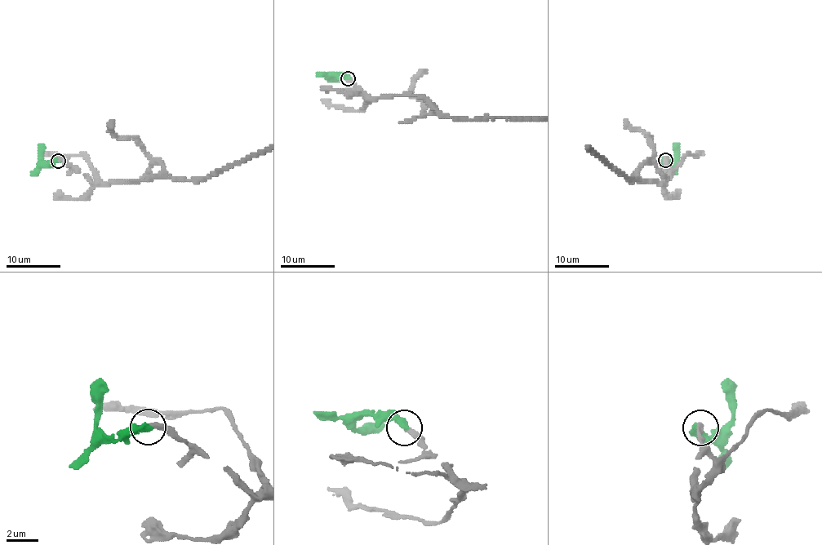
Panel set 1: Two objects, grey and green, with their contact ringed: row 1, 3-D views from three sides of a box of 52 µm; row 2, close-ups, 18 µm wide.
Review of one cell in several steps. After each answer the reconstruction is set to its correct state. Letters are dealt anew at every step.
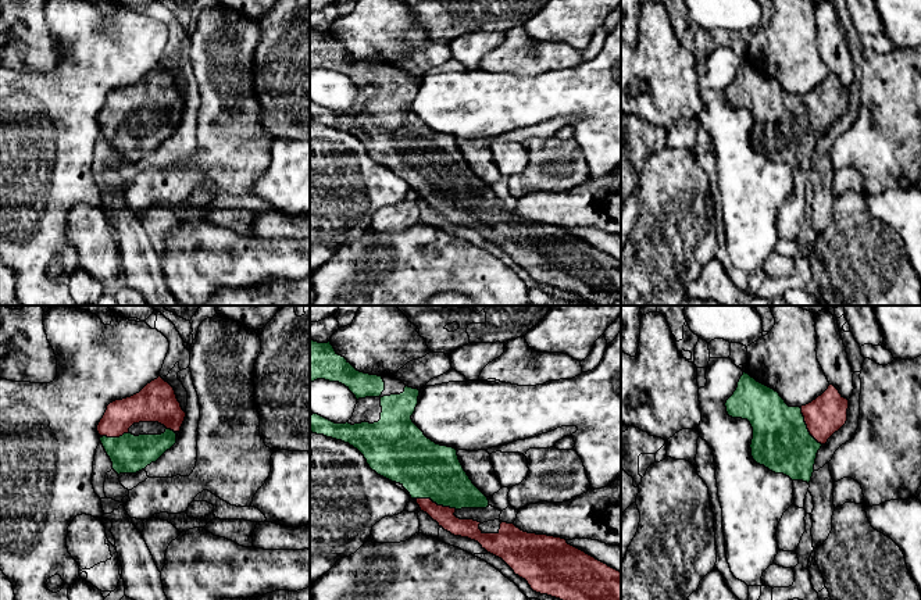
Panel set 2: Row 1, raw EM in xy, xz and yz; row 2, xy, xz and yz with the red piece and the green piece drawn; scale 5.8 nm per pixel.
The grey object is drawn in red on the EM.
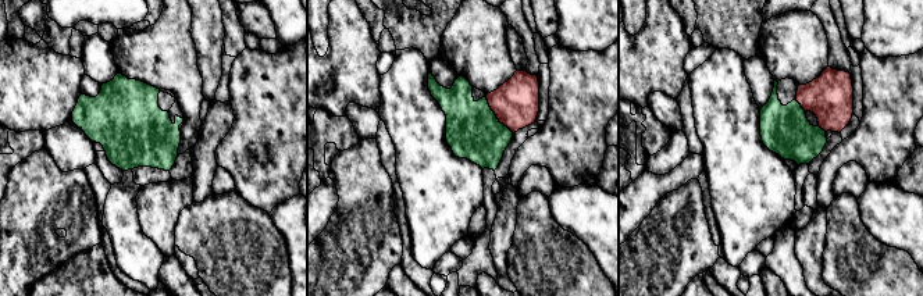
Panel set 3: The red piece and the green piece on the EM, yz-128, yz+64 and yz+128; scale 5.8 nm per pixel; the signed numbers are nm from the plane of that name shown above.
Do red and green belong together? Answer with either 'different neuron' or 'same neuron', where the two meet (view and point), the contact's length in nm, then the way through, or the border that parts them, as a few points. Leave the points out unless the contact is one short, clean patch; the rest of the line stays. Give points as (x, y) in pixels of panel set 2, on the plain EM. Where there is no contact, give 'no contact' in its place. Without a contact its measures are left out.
same neuron; contact xz (435, 192); length 240 nm

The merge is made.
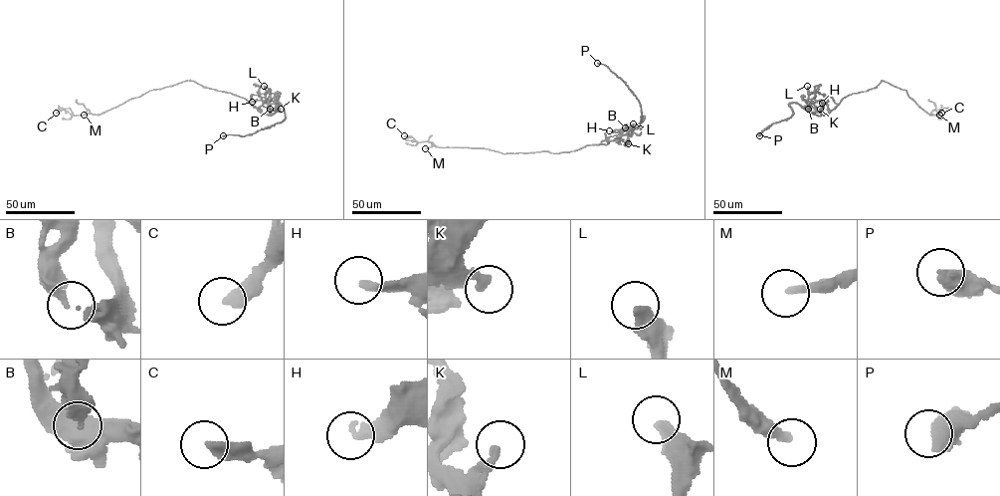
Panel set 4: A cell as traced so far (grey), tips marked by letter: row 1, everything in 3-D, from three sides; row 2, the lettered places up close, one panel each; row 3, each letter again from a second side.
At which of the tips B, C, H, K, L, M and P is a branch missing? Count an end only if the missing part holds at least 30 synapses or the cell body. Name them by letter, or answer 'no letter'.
M

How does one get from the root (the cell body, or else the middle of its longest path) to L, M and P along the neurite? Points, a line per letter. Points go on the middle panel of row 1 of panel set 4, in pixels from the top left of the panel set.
L: (576, 150), (589, 145), (607, 144), (619, 136), (619, 129), (633, 127), (633, 124)
M: (576, 150), (502, 153), (485, 148), (434, 144), (425, 148)
P: (576, 150), (589, 145), (607, 144), (644, 119), (640, 122), (640, 103), (625, 83), (597, 63)

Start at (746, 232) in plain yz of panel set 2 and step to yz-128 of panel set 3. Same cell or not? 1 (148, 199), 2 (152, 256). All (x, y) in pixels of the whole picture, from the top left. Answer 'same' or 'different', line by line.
1: different
2: same

